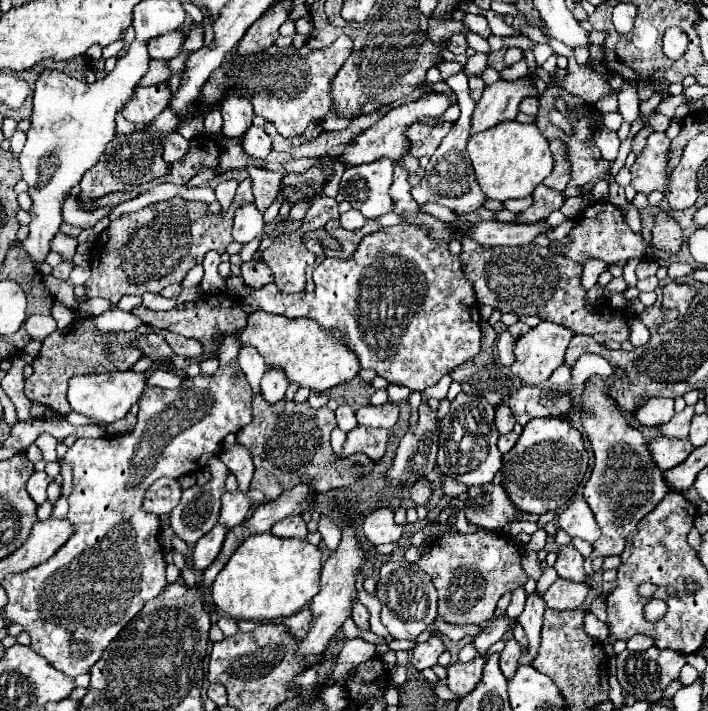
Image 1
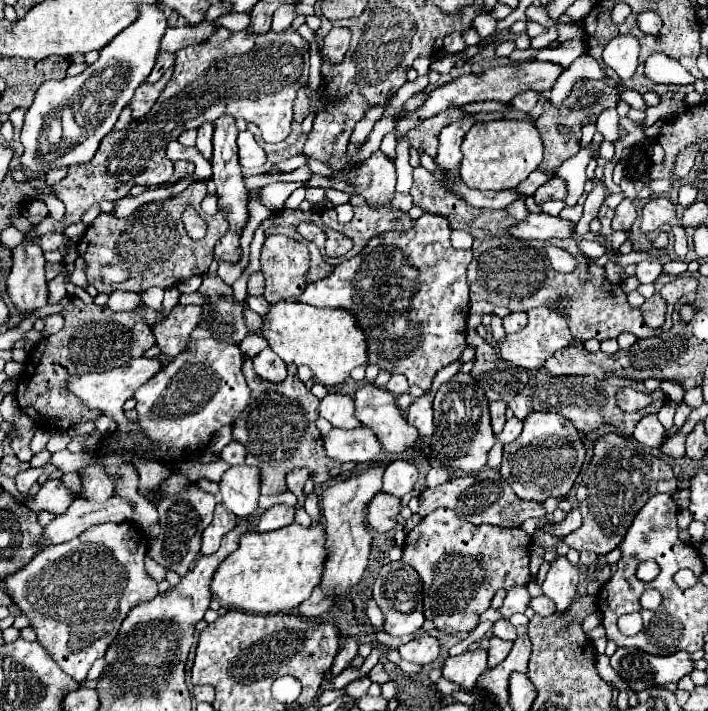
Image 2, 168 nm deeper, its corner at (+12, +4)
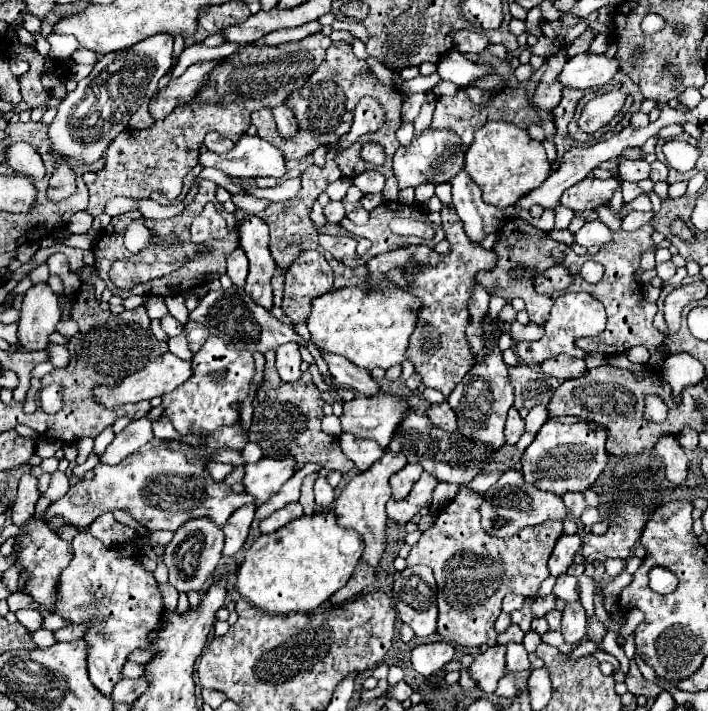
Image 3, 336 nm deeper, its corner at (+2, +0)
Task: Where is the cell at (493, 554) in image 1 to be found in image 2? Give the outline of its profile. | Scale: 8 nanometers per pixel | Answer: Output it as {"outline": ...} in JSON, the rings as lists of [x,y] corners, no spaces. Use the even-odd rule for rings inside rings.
{"outline":[[[438,508],[430,512],[416,528],[412,528],[412,532],[408,532],[402,560],[408,562],[422,578],[426,620],[434,622],[434,626],[444,634],[464,636],[478,624],[478,616],[490,608],[490,600],[494,598],[498,588],[510,590],[514,586],[528,582],[530,544],[532,544],[532,536],[528,536],[520,528],[500,528],[500,526],[488,526],[488,524],[474,526],[458,518],[454,510]]]}

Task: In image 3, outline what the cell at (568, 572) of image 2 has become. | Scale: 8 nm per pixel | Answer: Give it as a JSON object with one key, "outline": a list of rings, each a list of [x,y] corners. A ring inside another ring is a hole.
{"outline":[[[580,600],[576,602],[568,602],[564,616],[562,616],[562,630],[564,640],[568,644],[582,644],[584,636],[586,636],[586,612],[580,604]]]}

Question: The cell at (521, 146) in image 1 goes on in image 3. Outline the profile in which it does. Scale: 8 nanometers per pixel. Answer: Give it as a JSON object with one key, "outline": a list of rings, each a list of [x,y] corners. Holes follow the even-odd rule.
{"outline":[[[500,120],[486,122],[476,132],[474,142],[466,152],[466,172],[472,182],[480,186],[484,202],[496,208],[508,208],[550,176],[550,164],[540,142],[530,138],[526,130]]]}

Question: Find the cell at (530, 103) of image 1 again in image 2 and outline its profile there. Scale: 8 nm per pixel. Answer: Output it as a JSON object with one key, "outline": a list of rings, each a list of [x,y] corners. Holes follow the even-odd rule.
{"outline":[[[520,92],[516,98],[512,98],[510,104],[512,104],[512,108],[516,108],[516,110],[530,112],[530,110],[536,106],[538,96],[540,96],[540,92]]]}

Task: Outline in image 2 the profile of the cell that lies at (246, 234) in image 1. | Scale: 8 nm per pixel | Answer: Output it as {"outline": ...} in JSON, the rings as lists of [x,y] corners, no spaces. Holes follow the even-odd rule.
{"outline":[[[228,230],[214,246],[214,258],[226,260],[226,262],[238,262],[238,246],[240,246],[240,234],[234,230]]]}

